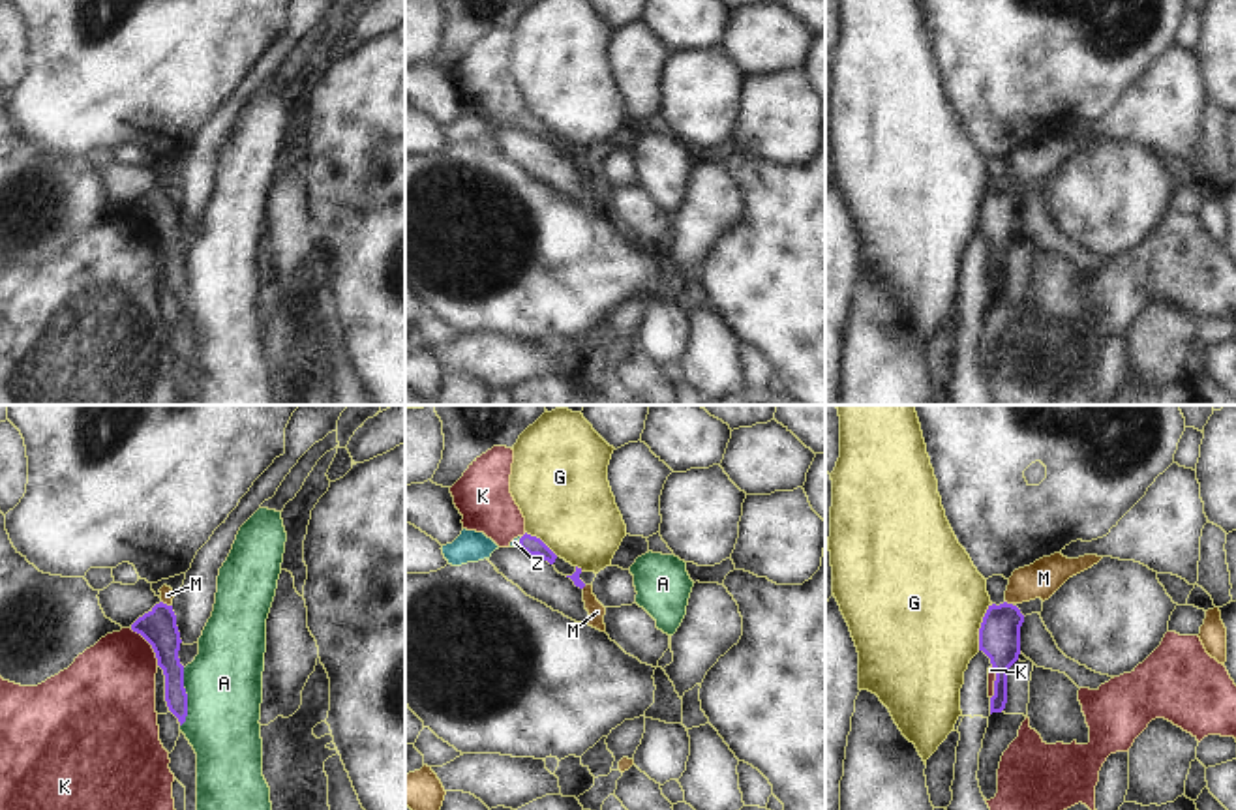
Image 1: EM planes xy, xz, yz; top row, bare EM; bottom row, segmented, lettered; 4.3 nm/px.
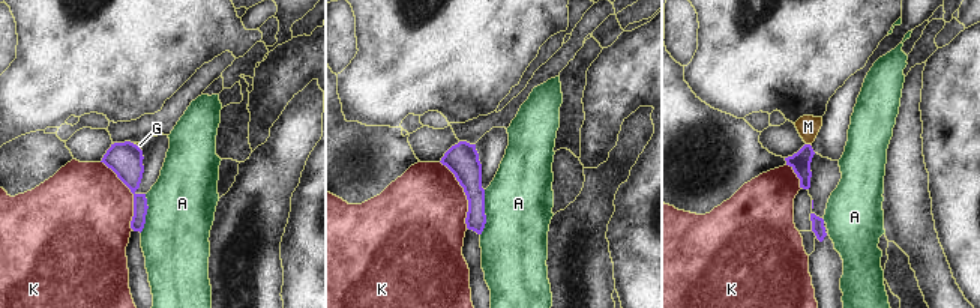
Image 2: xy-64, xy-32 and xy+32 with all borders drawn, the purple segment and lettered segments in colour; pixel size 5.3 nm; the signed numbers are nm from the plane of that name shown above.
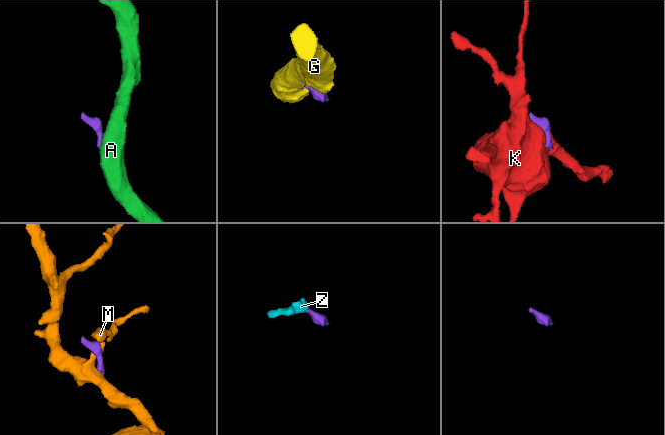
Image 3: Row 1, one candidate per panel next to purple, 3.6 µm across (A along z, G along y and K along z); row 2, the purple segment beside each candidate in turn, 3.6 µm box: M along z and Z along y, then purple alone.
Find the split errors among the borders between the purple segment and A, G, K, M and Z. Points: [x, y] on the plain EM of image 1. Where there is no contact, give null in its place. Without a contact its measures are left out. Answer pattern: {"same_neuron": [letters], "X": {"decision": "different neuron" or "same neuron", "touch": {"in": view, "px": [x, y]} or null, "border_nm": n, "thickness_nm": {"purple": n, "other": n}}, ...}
{"same_neuron": ["Z"], "A": {"decision": "different neuron", "touch": {"in": "xy", "px": [186, 278]}, "border_nm": 260, "thickness_nm": {"purple": 120, "other": 320}}, "G": {"decision": "different neuron", "touch": {"in": "yz", "px": [981, 207]}, "border_nm": 220, "thickness_nm": {"purple": 180, "other": 480}}, "K": {"decision": "different neuron", "touch": {"in": "xy", "px": [150, 224]}, "border_nm": 200, "thickness_nm": {"purple": 160, "other": 380}}, "M": {"decision": "different neuron", "touch": {"in": "xy", "px": [165, 184]}, "border_nm": 50, "thickness_nm": {"purple": 160, "other": 60}}, "Z": {"decision": "same neuron", "touch": {"in": "xz", "px": [520, 122]}, "border_nm": 50, "thickness_nm": {"purple": 80, "other": 40}}}

